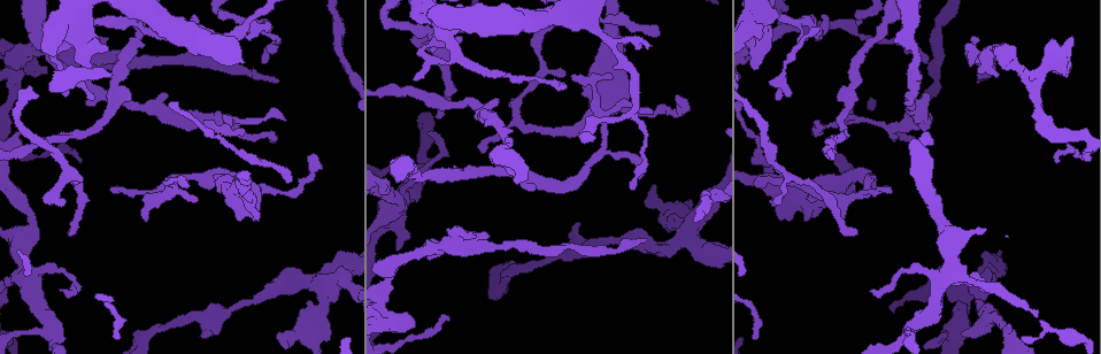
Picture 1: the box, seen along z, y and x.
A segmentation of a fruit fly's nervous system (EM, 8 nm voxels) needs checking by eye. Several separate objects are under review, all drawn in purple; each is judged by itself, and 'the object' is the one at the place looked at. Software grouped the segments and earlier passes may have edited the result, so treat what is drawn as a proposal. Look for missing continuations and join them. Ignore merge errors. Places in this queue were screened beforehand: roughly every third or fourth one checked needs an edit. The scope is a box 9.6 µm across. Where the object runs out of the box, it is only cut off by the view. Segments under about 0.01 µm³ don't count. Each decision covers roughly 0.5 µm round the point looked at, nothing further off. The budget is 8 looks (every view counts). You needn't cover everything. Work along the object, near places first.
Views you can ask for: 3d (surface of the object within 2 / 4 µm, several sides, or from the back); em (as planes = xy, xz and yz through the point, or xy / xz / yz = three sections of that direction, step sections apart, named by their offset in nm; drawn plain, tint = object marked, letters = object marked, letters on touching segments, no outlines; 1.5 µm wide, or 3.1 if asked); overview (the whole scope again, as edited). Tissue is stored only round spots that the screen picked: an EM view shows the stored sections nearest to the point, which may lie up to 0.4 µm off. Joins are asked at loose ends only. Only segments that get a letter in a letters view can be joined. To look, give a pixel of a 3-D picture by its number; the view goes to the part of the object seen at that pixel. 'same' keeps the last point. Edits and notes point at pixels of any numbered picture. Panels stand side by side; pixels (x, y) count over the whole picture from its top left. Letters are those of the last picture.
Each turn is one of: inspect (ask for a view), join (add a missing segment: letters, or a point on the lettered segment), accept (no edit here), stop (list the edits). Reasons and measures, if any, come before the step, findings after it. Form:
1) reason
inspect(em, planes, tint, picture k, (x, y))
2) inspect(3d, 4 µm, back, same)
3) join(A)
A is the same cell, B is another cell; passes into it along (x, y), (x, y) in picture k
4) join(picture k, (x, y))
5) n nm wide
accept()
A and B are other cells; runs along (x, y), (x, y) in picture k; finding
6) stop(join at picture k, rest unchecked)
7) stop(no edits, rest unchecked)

free end
inspect(em, planes, letters, picture 1, (964, 334))

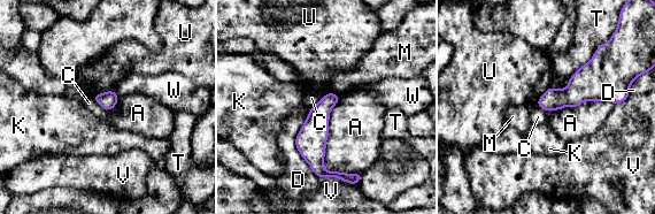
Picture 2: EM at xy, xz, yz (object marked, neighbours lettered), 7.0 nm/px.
accept()
A, C, D, K, M, T, U, V and W are other cells; runs along (331, 96), (316, 122), (321, 174) in picture 2; no lettered segment goes on from it

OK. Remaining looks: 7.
free end
inspect(em, planes, tint, picture 1, (978, 38))

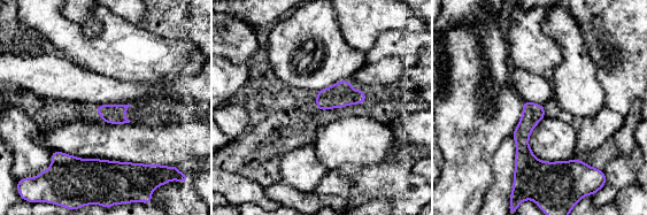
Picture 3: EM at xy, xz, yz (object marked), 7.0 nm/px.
inspect(em, planes, letters, same)

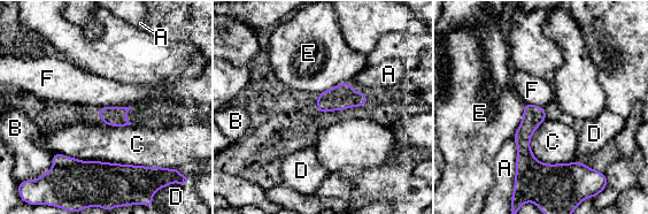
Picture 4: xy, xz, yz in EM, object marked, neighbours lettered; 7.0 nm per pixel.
140 nm wide
accept()
A, B, C, D, E and F are other cells; border along (128, 106), (101, 106), (99, 108) in picture 4; no lettered segment goes on from it

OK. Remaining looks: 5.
an open end
inspect(3d, 2 µm, picture 1, (249, 39))

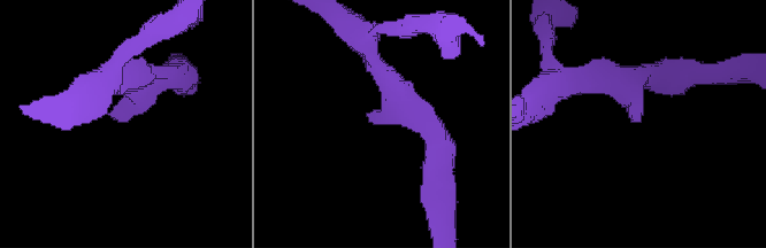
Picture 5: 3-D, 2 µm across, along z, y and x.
inspect(em, planes, tint, picture 5, (639, 117))

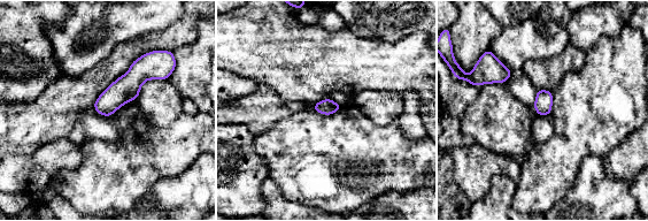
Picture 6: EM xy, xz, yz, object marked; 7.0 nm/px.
inspect(em, planes, letters, same)

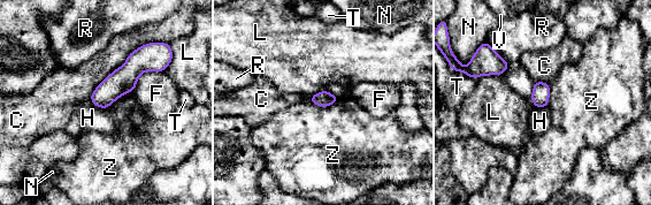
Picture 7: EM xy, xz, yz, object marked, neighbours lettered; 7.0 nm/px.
accept()
C, F, H, L, N, R, T, V and Z are other cells; runs along (161, 67), (136, 66), (93, 98) in picture 7; none of them fits

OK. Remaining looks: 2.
stop(no edits, rest unchecked)

